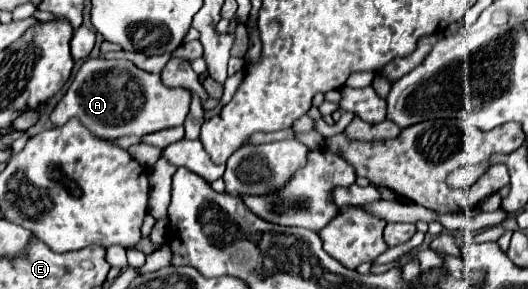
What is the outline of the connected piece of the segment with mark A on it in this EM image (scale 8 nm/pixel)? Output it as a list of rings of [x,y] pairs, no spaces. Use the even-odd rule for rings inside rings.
[[[88,59],[76,73],[72,85],[52,111],[50,119],[54,125],[64,125],[72,117],[78,117],[84,127],[102,139],[118,139],[124,135],[144,137],[148,133],[182,125],[188,115],[188,107],[190,91],[182,87],[166,87],[160,81],[160,75],[146,73],[126,59]],[[112,71],[116,73],[116,79],[112,79]],[[122,75],[128,75],[128,79],[124,81]]]

